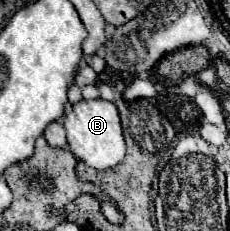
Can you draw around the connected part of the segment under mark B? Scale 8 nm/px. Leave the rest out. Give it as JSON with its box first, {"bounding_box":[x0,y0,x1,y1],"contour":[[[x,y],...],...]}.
{"bounding_box":[63,100,125,170],"contour":[[[81,100],[71,106],[71,110],[65,114],[63,122],[67,130],[67,142],[71,152],[77,160],[85,162],[87,166],[95,170],[109,170],[115,168],[125,158],[125,138],[123,128],[119,120],[119,110],[113,102],[107,100]]]}

